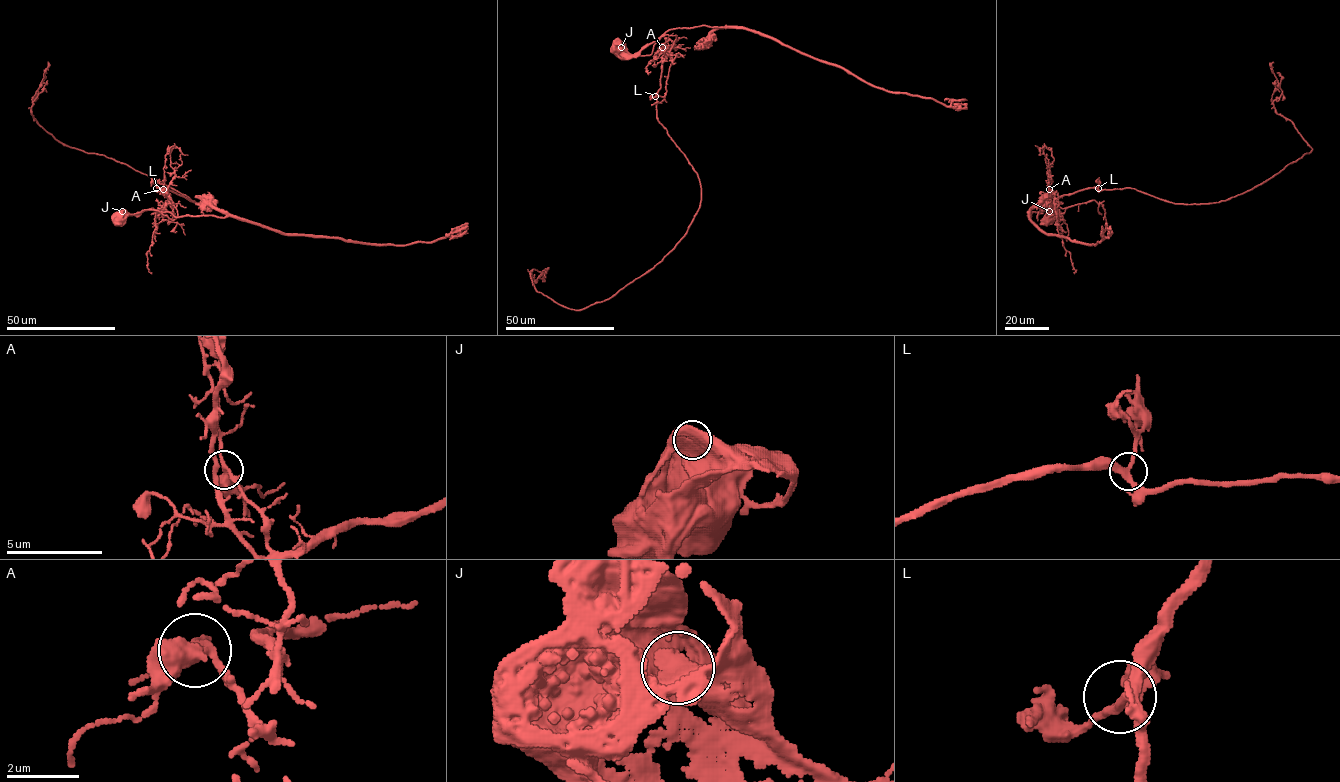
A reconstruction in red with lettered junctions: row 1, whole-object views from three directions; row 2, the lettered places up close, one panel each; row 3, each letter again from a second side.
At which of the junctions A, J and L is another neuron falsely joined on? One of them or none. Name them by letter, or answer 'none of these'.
J

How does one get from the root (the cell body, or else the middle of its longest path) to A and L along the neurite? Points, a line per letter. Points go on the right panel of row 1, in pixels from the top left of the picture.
A: (1052, 218), (1058, 213), (1048, 209), (1042, 210), (1037, 218), (1043, 208), (1054, 202), (1054, 194), (1049, 189)
L: (1052, 218), (1058, 213), (1048, 209), (1037, 216), (1037, 220), (1037, 213), (1043, 208), (1065, 194), (1098, 188)

